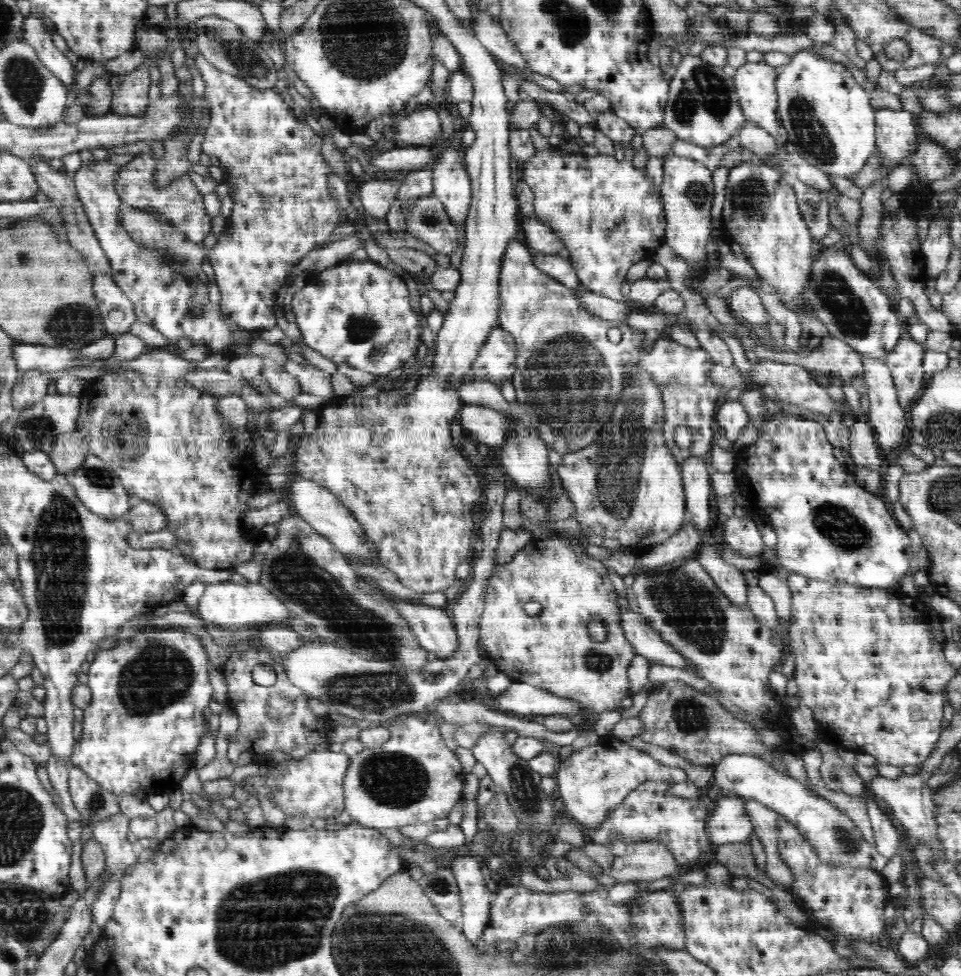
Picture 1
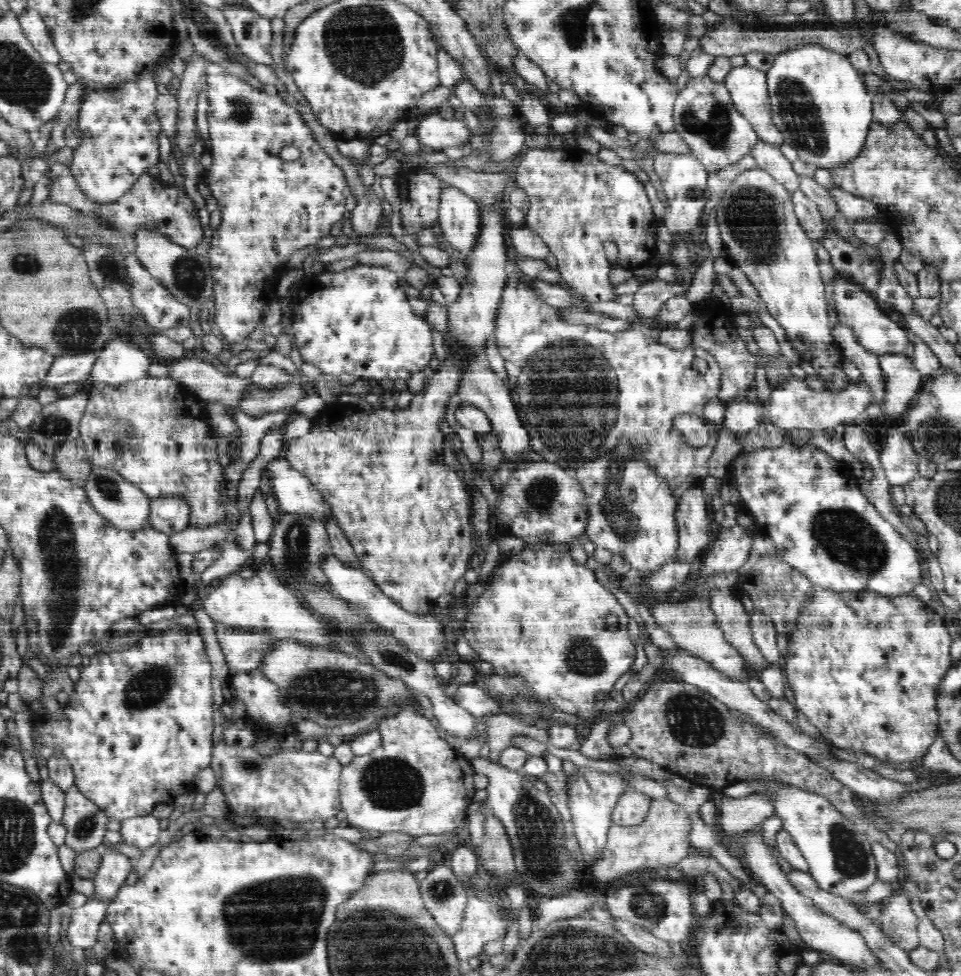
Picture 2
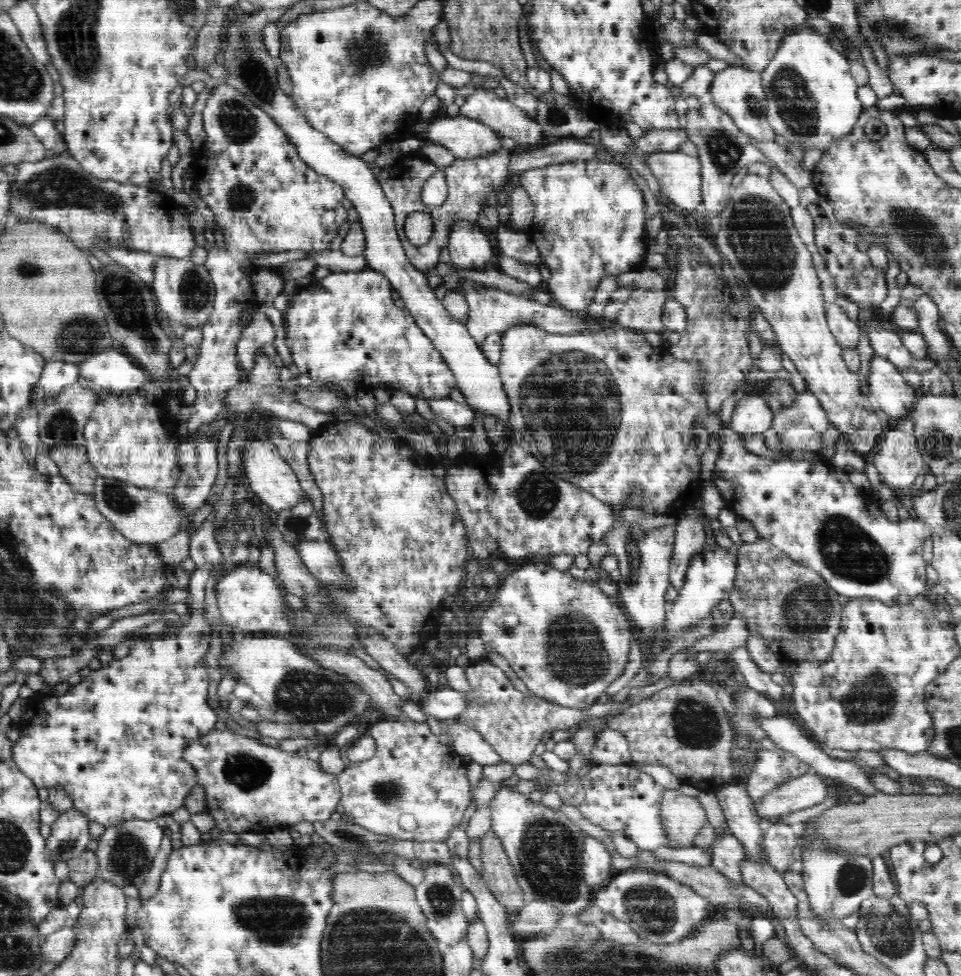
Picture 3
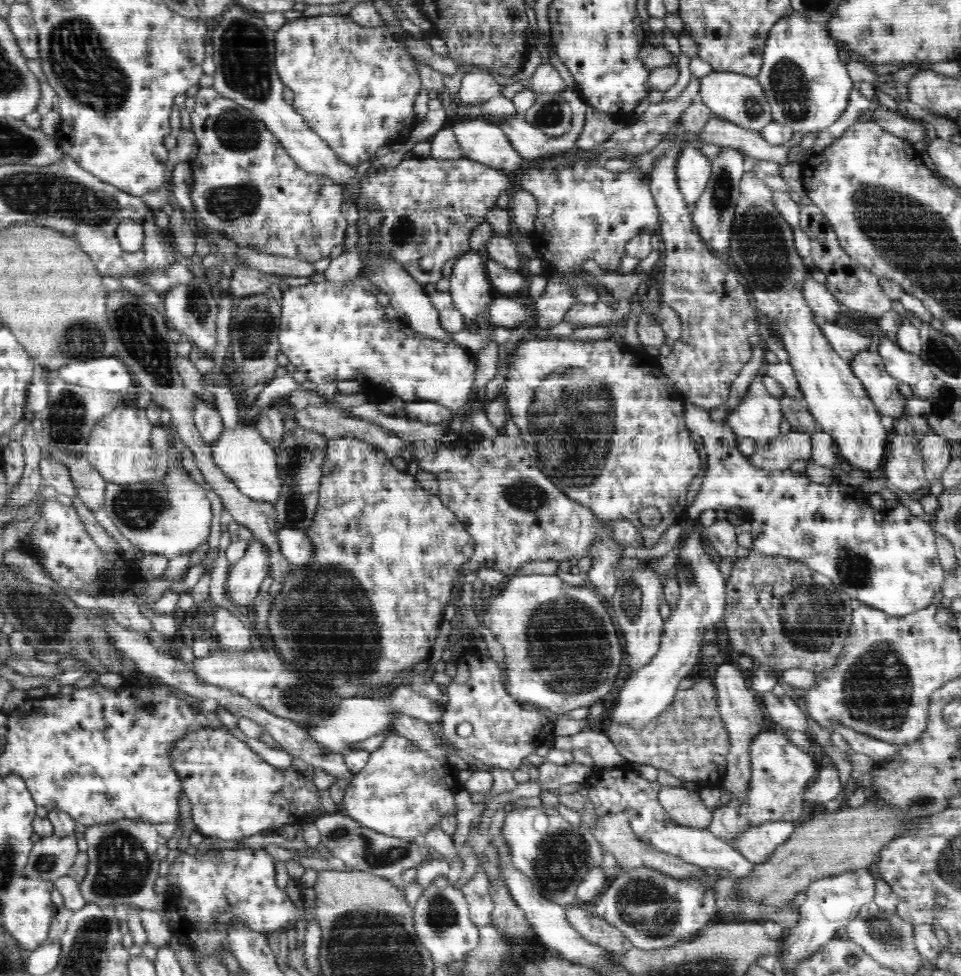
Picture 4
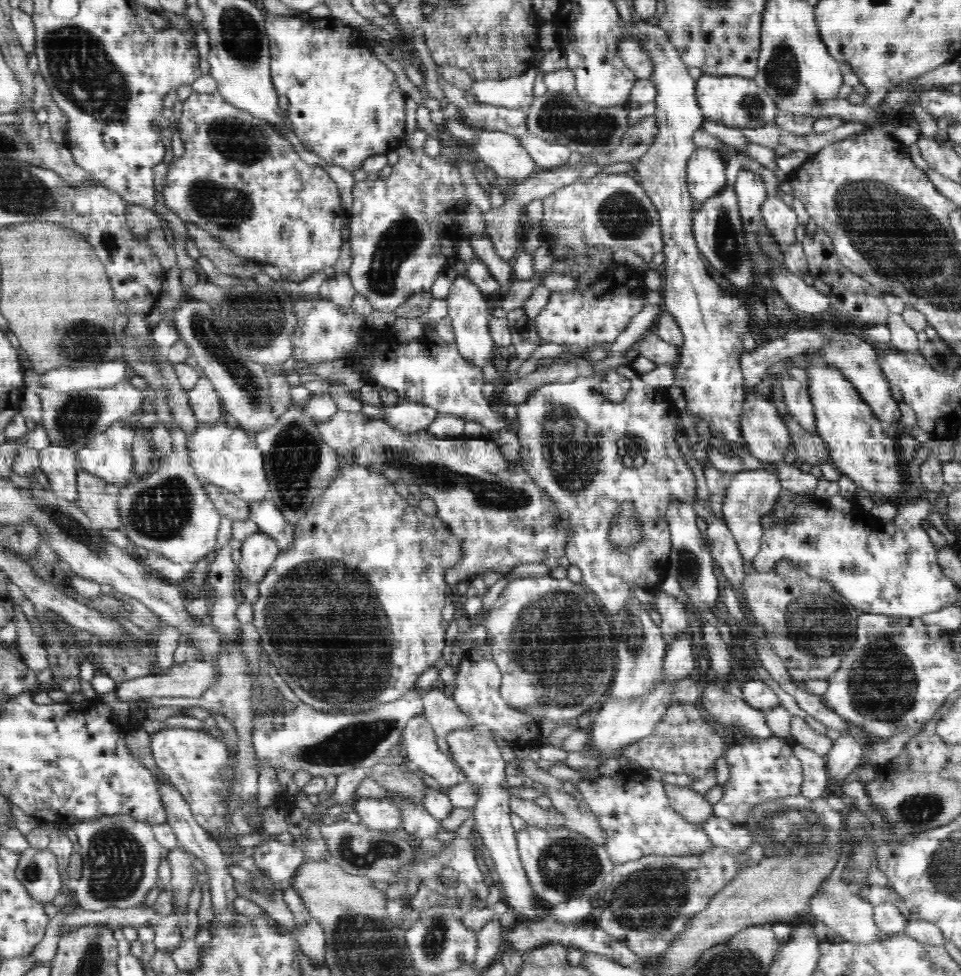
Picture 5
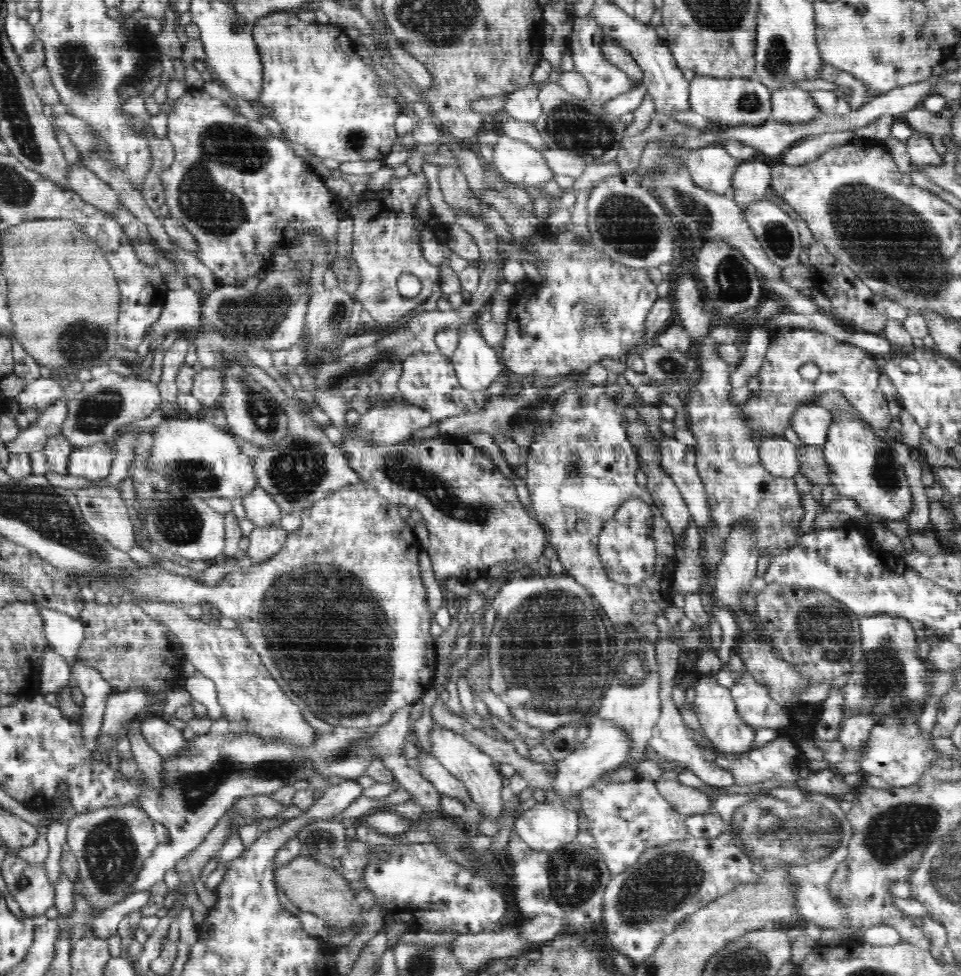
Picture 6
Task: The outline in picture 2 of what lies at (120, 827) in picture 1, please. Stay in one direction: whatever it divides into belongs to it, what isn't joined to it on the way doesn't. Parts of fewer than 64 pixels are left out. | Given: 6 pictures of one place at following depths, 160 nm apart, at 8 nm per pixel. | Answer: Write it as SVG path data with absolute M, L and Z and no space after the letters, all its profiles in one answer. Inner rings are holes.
M106 850L93 878L96 894L92 898L110 905L125 886L125 880L132 871L133 863L134 860L118 851Z

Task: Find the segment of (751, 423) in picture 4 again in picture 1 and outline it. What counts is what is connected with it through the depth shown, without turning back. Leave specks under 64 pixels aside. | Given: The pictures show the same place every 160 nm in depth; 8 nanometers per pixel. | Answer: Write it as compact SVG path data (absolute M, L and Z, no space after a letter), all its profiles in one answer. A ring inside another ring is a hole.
M723 399L719 403L714 420L721 427L728 440L734 443L735 440L740 438L742 430L748 425L749 415L742 405L742 401Z

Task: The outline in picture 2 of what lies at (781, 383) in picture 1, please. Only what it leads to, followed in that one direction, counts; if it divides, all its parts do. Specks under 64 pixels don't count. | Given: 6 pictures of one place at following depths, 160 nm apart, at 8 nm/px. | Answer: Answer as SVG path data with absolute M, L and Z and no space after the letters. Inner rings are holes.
M790 374L786 384L772 388L771 399L765 407L770 415L770 422L778 429L819 432L859 421L865 416L865 411L871 404L872 394L862 377L857 383L849 384L840 392L817 392L808 387L804 380Z

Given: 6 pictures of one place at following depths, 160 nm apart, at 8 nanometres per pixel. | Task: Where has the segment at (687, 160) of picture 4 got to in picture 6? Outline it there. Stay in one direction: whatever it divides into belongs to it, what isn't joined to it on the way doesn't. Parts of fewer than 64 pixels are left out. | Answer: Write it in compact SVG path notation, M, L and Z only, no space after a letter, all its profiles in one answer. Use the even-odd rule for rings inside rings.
M714 144L690 152L686 165L694 184L724 195L731 193L733 174L740 162L724 146Z

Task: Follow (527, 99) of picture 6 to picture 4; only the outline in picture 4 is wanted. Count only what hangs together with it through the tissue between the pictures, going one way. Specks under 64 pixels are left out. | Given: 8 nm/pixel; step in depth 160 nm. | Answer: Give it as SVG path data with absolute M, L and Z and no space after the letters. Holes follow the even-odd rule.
M470 72L464 74L462 85L459 88L457 103L478 104L485 103L494 96L502 95L504 85L498 84L496 80L487 72Z

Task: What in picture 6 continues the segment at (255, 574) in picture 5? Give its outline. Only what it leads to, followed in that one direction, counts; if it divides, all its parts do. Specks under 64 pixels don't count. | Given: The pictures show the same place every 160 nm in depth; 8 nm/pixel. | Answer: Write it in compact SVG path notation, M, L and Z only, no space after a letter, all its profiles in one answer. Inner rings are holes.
M268 525L256 527L249 535L249 548L247 556L252 564L266 562L273 555L278 555L282 545L286 542L288 531L280 525Z

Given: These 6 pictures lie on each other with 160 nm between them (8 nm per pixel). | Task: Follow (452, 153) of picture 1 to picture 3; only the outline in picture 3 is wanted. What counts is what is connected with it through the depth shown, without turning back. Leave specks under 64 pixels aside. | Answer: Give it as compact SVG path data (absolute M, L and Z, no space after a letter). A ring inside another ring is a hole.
M460 220L450 228L448 250L450 263L462 271L480 271L489 266L492 244L479 224Z

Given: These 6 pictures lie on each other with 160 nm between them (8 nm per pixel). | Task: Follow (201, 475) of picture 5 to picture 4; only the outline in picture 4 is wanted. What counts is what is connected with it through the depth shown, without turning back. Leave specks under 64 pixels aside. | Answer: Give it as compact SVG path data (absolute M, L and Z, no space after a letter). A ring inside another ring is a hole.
M239 425L235 429L224 429L222 434L209 446L213 461L248 498L258 502L276 502L281 493L282 483L278 474L273 446L262 438L258 429L251 425Z

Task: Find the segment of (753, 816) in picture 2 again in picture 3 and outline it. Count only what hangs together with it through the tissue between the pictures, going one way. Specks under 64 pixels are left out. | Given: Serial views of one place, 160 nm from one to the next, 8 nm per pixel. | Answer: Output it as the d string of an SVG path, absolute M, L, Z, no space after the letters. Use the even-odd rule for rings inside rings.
M813 772L782 784L769 793L760 803L754 804L761 819L774 817L811 808L824 802L829 796L831 783L818 778Z

